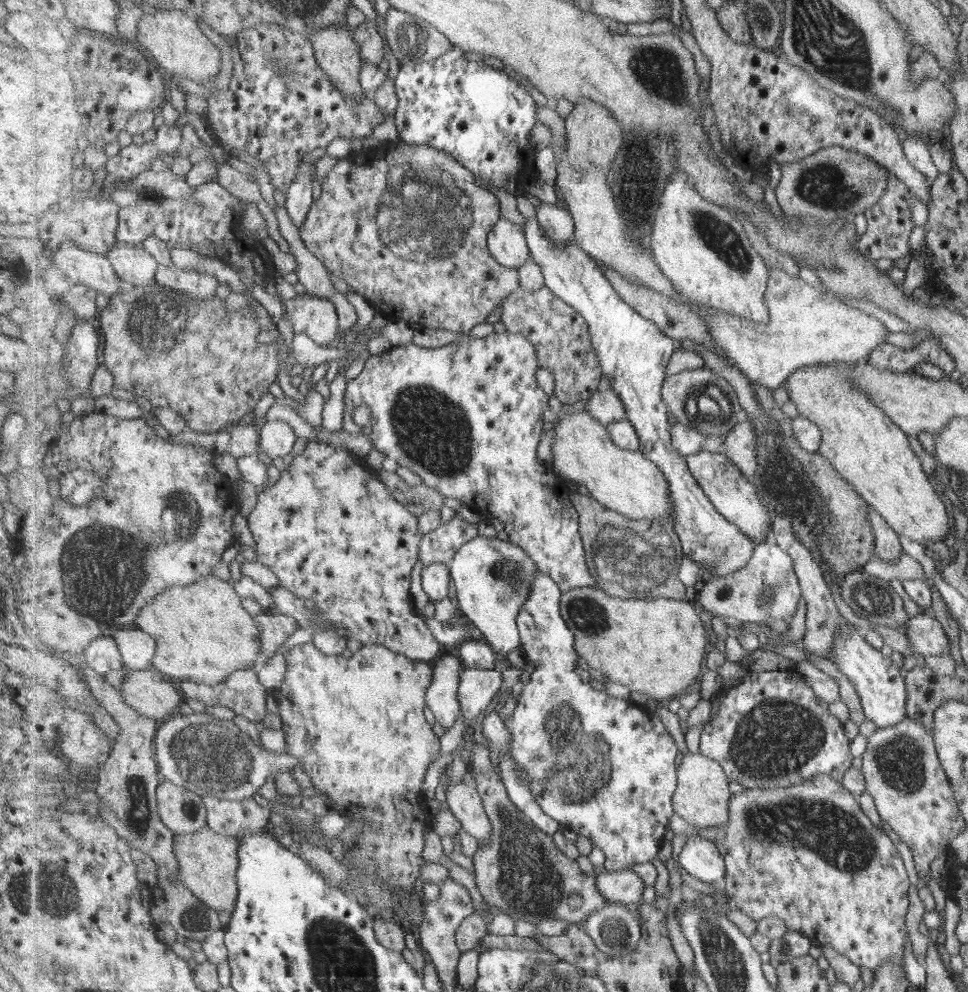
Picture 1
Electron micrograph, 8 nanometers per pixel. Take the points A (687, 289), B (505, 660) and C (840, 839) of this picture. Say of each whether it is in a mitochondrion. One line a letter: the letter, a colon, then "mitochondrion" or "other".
A: other
B: other
C: mitochondrion

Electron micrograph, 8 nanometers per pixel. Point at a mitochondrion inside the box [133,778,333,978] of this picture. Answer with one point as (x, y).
(194, 919)

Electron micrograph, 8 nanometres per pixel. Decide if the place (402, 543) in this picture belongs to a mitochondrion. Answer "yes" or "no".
no

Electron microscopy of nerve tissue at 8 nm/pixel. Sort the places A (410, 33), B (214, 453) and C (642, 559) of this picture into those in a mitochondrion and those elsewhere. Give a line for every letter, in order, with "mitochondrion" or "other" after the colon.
A: mitochondrion
B: other
C: mitochondrion

